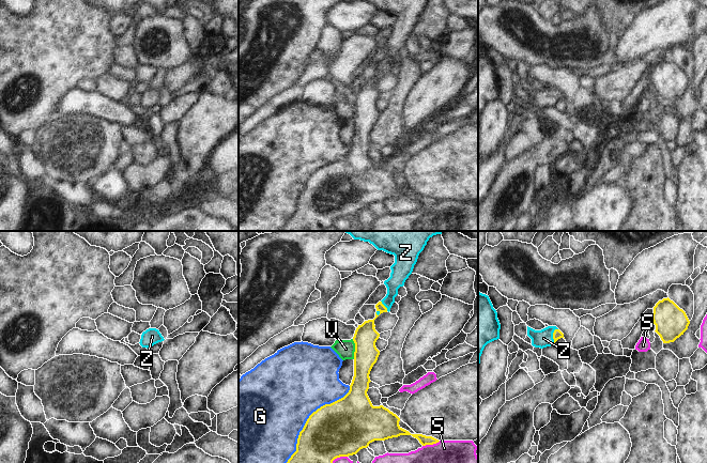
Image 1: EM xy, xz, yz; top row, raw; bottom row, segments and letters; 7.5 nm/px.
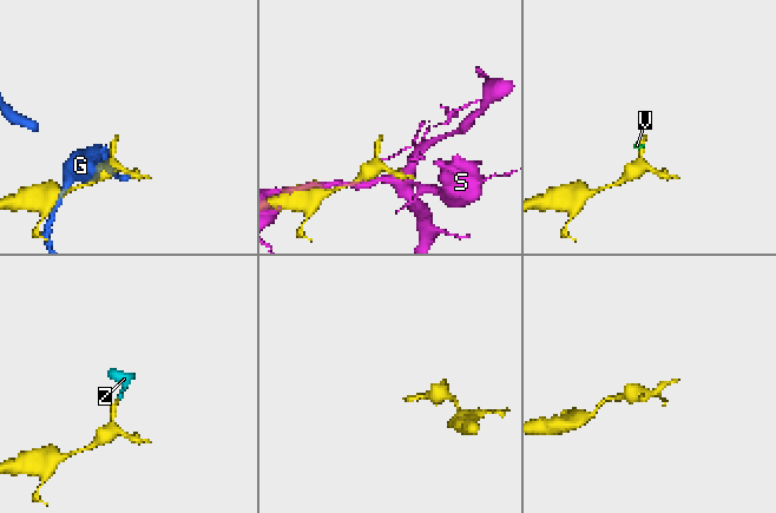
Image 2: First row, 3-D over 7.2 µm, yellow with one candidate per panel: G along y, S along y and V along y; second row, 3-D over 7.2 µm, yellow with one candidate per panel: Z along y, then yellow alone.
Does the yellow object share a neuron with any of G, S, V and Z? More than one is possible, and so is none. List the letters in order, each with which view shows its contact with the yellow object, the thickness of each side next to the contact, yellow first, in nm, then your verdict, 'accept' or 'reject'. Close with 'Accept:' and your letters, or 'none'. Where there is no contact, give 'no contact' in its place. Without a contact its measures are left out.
G: meets yellow in xz; 420 nm thick on the yellow side, 480 nm on the other; reject
S: meets yellow in xz; 70 nm thick on the yellow side, 180 nm on the other; reject
V: meets yellow in xz; 180 nm thick on the yellow side, 140 nm on the other; reject
Z: meets yellow in yz; 70 nm thick on the yellow side, 140 nm on the other; accept
Accept: Z

